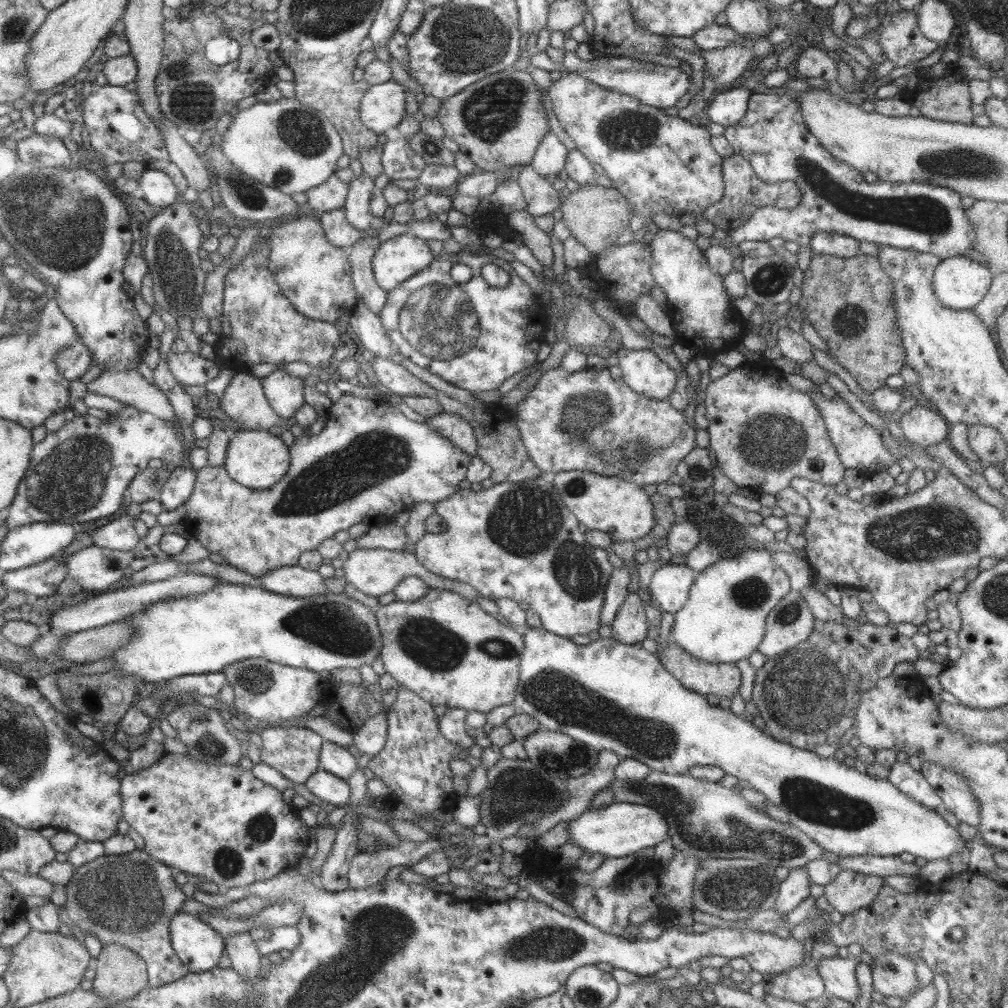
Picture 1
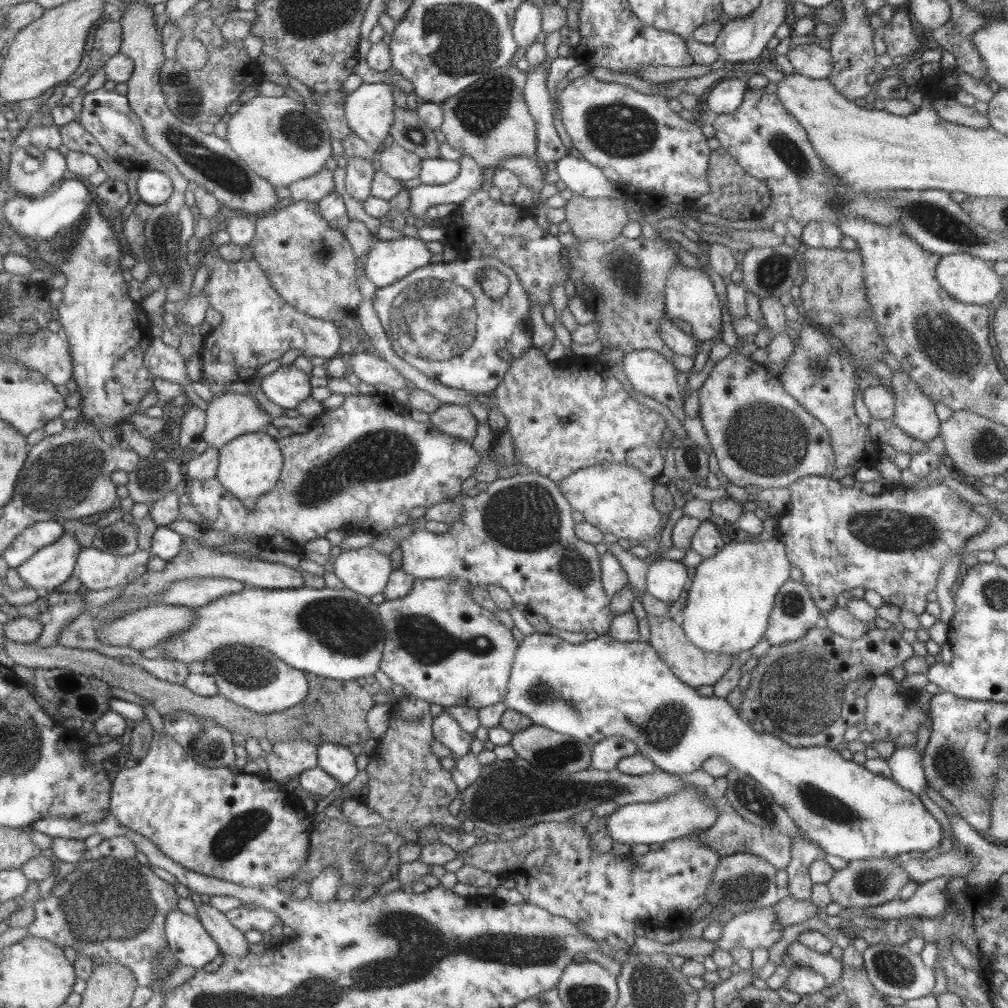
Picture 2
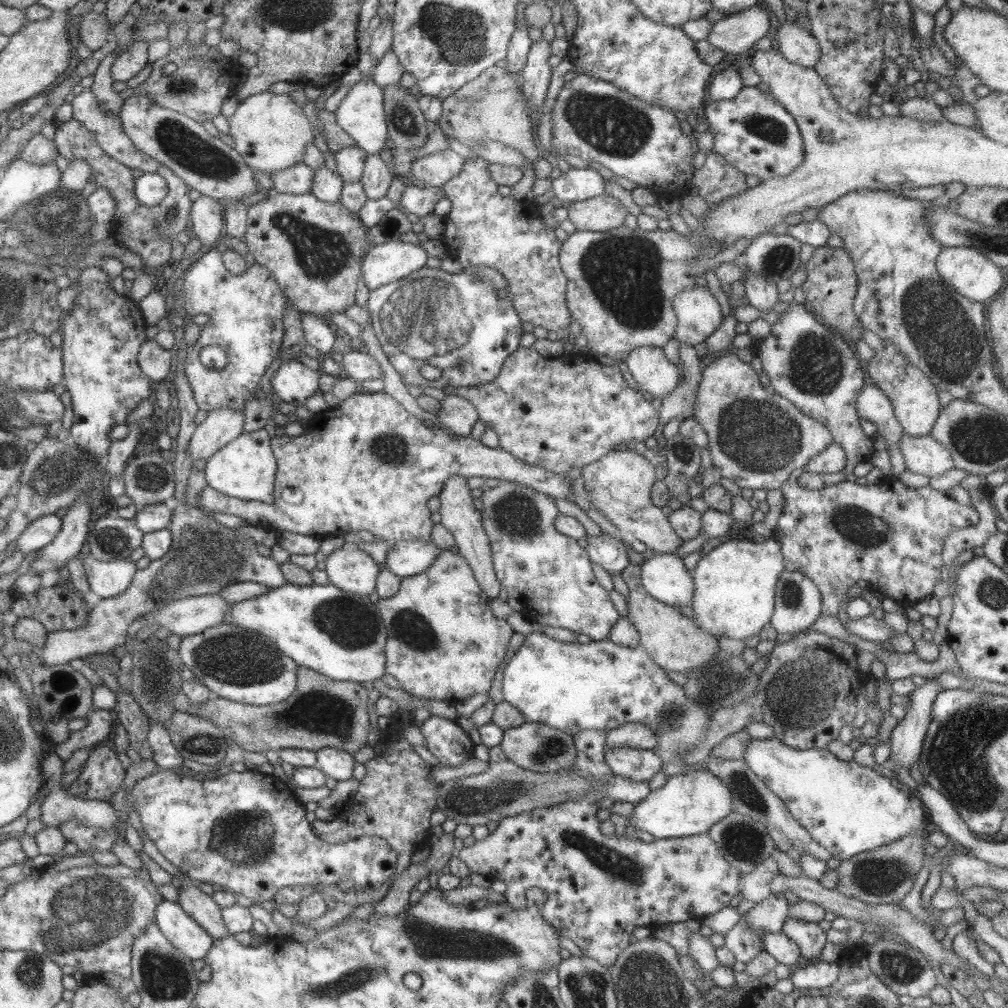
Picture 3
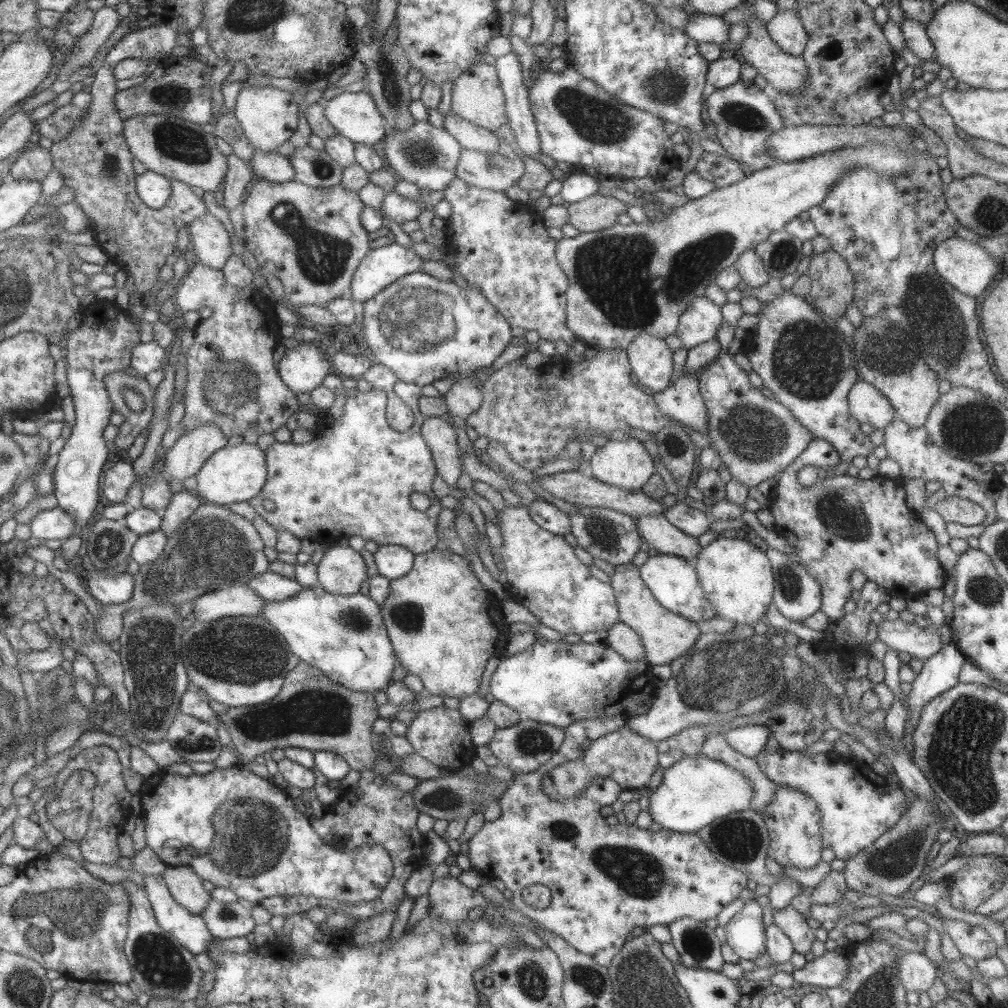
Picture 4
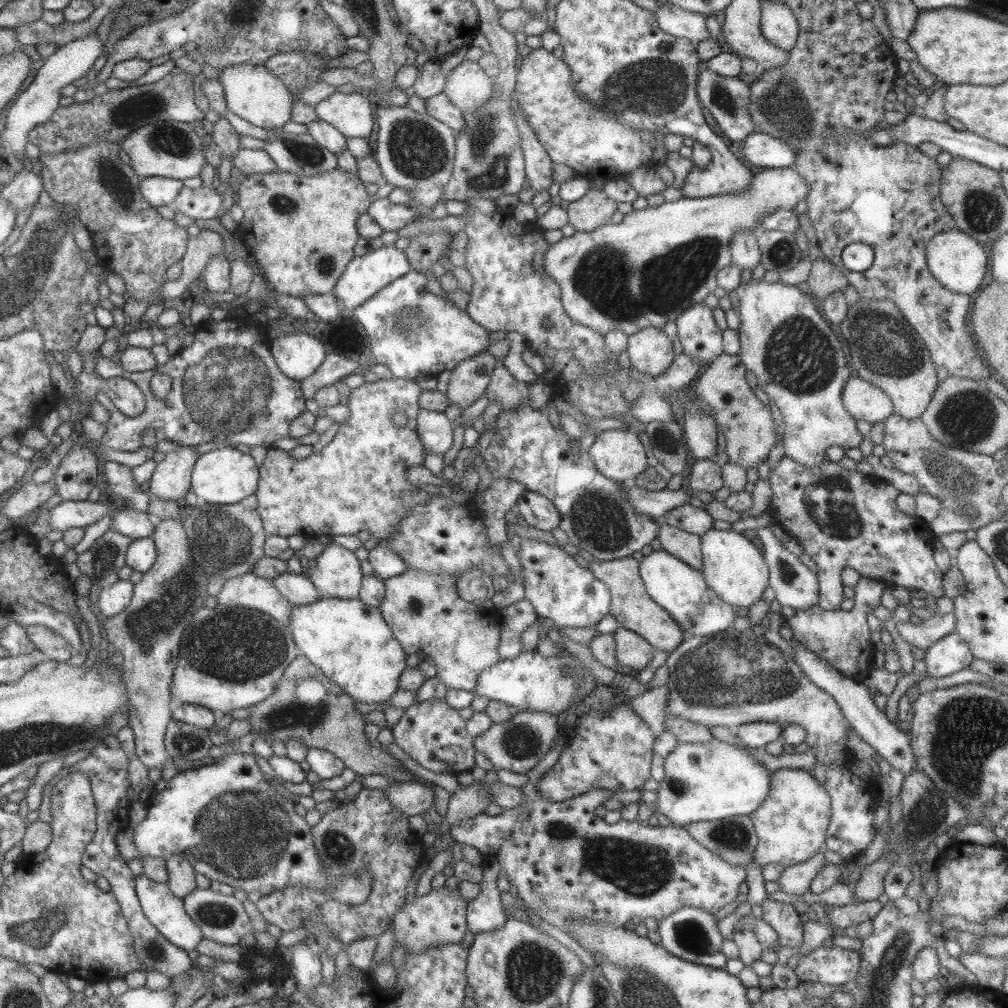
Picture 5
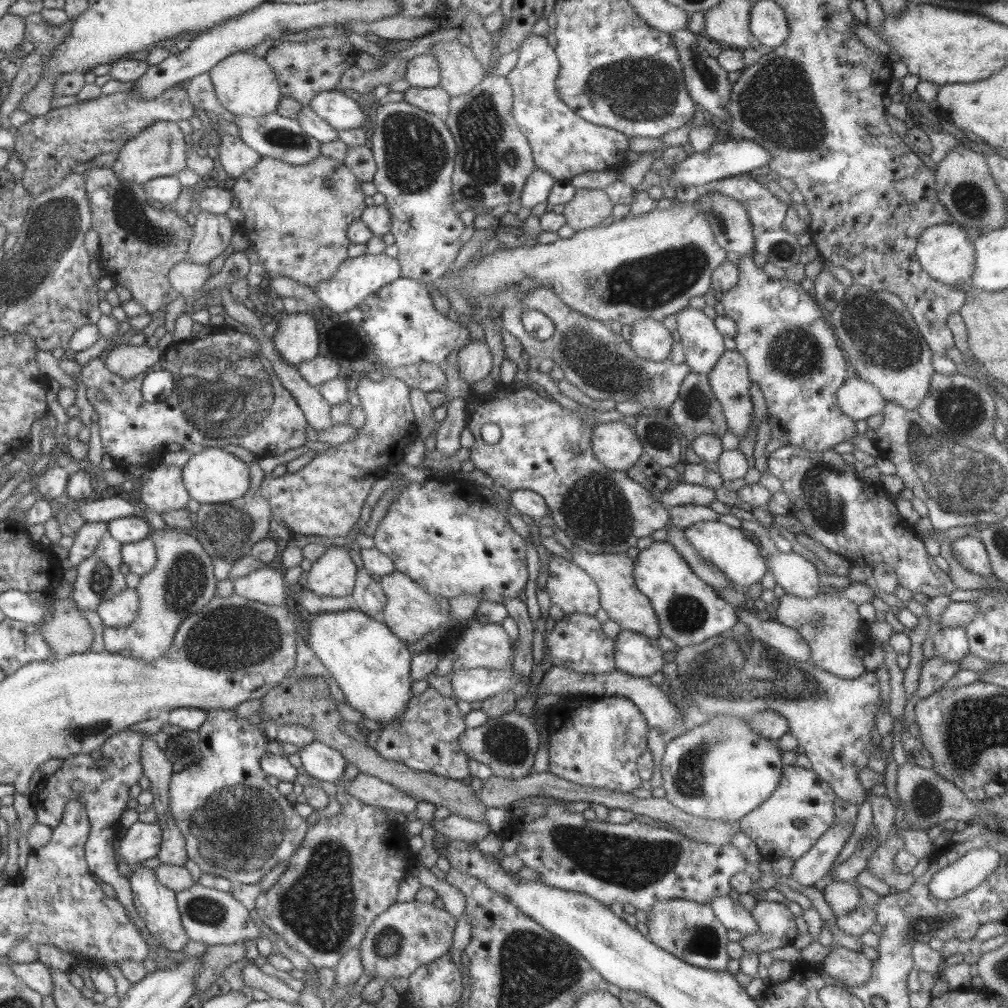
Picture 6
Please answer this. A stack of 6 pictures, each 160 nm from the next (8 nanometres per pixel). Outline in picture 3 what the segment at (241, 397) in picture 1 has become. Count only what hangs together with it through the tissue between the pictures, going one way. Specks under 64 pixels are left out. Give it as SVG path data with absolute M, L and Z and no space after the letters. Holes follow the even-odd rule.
M216 408L197 424L189 444L189 460L207 460L216 450L227 445L243 433L243 413L230 408Z

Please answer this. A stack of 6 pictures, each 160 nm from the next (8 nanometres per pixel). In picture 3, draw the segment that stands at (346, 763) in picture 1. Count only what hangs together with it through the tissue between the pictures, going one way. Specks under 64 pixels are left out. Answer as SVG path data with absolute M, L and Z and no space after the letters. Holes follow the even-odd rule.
M329 746L314 751L316 767L326 777L335 781L346 781L352 778L355 759L348 752Z

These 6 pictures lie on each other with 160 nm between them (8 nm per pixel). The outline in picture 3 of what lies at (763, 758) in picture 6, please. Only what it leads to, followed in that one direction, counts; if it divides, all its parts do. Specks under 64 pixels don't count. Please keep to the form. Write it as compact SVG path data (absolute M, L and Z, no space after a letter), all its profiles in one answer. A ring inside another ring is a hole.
M691 770L667 777L659 790L651 791L633 806L629 824L642 830L655 840L669 836L693 836L707 833L709 828L731 813L729 788L707 770Z

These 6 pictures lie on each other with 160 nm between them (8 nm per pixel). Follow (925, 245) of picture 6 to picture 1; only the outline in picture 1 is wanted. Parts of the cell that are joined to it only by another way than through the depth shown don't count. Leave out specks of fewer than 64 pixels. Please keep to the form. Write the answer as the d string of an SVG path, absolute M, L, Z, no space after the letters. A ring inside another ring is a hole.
M963 255L940 259L933 273L933 294L946 308L972 310L989 291L992 275L987 266Z

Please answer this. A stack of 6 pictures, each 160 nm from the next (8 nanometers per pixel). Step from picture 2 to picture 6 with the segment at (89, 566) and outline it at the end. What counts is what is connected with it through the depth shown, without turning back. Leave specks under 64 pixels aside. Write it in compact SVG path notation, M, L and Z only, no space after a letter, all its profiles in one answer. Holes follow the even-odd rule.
M125 587L115 596L104 600L97 607L97 614L102 626L123 627L130 624L138 611L139 595L135 589Z

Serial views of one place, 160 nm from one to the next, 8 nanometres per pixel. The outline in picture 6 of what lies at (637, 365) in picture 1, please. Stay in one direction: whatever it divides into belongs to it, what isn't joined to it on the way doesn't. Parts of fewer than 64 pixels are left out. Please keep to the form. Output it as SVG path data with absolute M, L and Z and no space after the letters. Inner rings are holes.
M643 318L631 324L628 344L639 358L651 362L664 362L670 358L672 338L669 330L660 321Z

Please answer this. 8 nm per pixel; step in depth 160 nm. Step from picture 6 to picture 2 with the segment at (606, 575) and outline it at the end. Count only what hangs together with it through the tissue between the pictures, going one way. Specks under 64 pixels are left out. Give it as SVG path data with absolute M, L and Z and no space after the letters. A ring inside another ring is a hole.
M646 613L646 622L649 628L648 643L656 650L659 658L671 669L671 672L685 684L696 686L713 685L729 668L734 657L725 653L712 653L701 650L691 644L678 618L669 616L656 617Z

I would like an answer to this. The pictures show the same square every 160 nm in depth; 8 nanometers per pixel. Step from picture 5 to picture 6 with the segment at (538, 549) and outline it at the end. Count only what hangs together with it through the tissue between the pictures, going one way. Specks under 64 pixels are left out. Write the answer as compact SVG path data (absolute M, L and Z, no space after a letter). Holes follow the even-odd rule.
M552 554L547 565L544 588L550 604L561 608L564 614L581 613L593 615L599 606L597 585L572 561Z

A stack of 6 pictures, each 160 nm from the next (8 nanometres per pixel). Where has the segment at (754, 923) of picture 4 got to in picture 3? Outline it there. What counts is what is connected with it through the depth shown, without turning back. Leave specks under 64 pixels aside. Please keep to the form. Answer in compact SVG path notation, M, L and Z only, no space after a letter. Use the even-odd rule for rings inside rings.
M743 918L724 934L724 947L744 964L762 951L761 944L757 931L750 929Z

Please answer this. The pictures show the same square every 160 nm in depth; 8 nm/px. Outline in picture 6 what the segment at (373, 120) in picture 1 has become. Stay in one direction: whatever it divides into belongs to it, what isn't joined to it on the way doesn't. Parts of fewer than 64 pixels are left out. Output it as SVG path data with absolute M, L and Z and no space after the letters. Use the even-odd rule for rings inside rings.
M333 89L318 93L308 106L336 131L361 127L367 118L365 108L358 101Z

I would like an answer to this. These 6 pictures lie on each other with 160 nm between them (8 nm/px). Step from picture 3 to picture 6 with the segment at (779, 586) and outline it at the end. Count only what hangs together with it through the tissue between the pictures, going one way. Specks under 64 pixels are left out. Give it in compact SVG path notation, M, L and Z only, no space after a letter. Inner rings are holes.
M778 551L766 558L766 569L785 593L811 598L823 589L824 582L819 582L815 566L800 554Z

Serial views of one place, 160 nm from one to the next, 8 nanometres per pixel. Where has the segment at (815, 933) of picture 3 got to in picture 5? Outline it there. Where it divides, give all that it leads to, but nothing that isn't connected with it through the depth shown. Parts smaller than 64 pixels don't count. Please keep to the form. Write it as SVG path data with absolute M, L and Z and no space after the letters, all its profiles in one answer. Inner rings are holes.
M765 899L761 902L762 920L775 931L773 950L780 946L799 946L802 941L802 923L792 904Z

